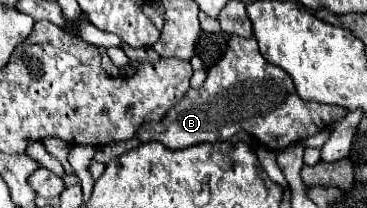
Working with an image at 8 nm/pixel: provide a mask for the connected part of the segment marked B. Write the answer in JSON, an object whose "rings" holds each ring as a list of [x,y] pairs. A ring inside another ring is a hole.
{"rings":[[[231,36],[229,50],[209,72],[199,90],[191,88],[167,116],[159,122],[143,124],[139,128],[139,142],[157,140],[171,150],[183,150],[203,142],[231,140],[233,134],[241,130],[255,136],[267,148],[279,152],[293,142],[301,142],[317,132],[321,132],[335,118],[347,116],[347,110],[325,106],[317,102],[301,100],[295,92],[289,74],[273,64],[269,64],[259,48],[257,40]]]}

